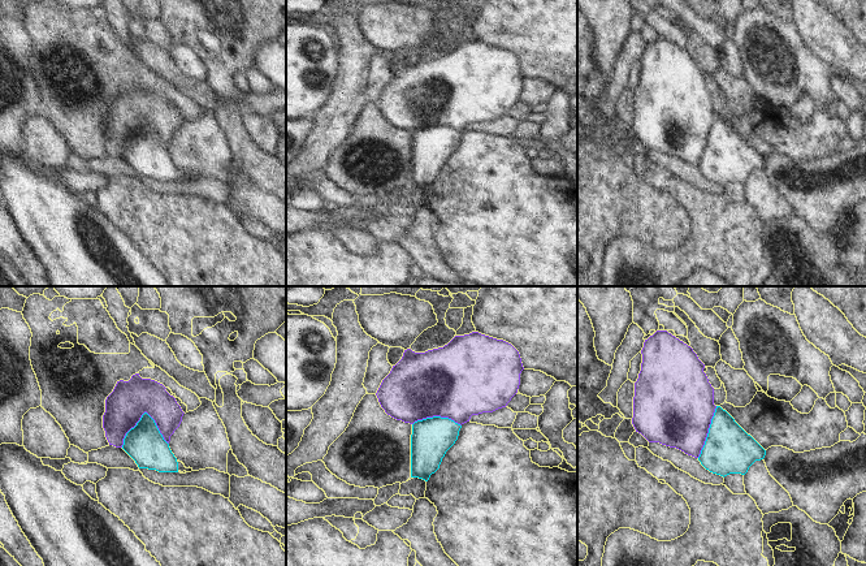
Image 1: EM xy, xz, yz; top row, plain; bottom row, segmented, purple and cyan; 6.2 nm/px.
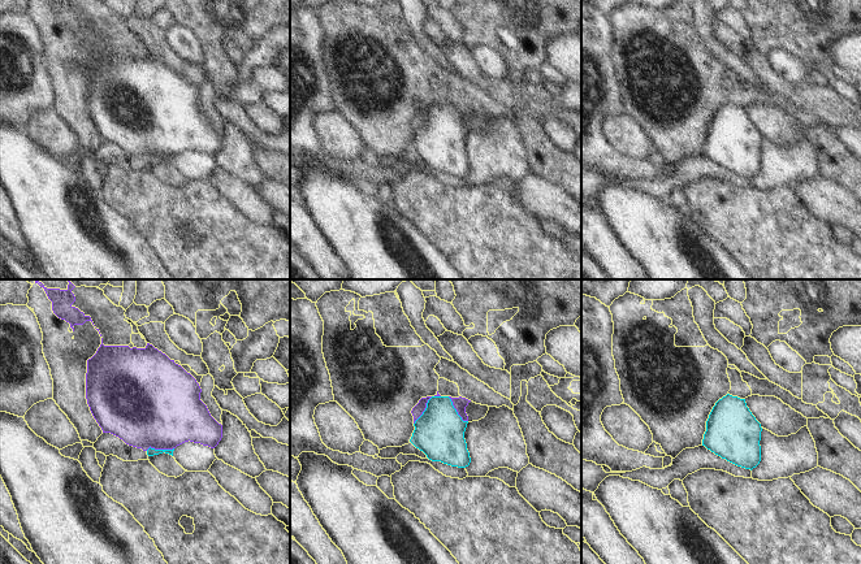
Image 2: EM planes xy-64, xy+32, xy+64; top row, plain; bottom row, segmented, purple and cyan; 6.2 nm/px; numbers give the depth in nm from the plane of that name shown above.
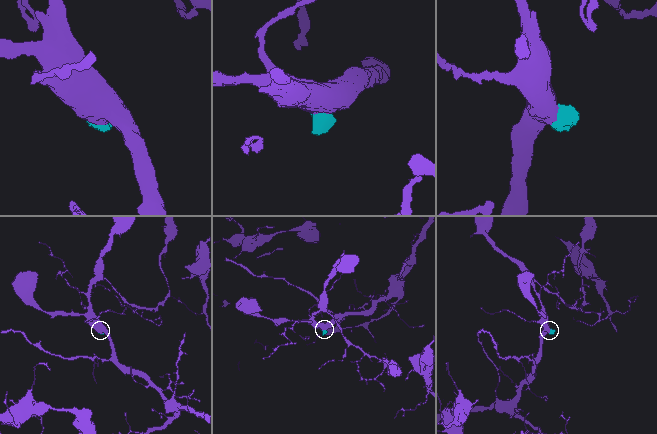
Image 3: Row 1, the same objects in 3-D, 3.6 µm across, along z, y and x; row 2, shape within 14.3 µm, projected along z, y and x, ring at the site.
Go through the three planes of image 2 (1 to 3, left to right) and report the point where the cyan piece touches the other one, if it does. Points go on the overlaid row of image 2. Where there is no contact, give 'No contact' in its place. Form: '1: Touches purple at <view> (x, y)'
1: Touches purple at xy-64 (159, 448)
2: Touches purple at xy+32 (457, 411)
3: No contact

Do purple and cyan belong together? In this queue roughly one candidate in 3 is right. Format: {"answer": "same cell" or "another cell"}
{"answer": "another cell"}

